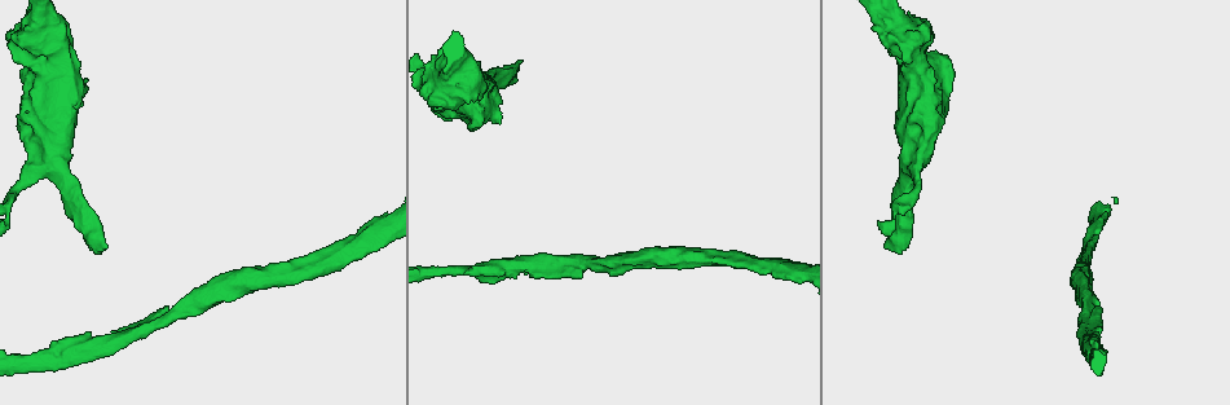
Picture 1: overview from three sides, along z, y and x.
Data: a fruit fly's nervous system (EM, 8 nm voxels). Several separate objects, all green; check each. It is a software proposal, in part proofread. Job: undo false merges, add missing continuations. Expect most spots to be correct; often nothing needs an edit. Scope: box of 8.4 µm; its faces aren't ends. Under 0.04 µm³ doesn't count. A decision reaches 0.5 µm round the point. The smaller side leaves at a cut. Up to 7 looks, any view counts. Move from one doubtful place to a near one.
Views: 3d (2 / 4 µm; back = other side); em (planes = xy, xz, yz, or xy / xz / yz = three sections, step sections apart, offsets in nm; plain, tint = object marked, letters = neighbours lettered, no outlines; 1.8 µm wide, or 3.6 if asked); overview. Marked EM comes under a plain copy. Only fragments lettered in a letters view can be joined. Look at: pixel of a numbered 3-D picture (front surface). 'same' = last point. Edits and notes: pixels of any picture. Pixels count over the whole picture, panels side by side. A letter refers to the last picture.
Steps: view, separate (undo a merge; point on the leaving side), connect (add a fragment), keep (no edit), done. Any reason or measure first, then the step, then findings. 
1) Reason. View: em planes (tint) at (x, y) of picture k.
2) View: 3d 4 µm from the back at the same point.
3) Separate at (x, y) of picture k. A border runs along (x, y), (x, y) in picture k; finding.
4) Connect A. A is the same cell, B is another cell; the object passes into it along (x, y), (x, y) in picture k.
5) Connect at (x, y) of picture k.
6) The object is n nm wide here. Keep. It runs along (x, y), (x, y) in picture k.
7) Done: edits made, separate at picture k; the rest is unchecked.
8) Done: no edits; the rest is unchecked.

Thick turns thin. View: em 3.6 µm planes (letters) at (37, 22) of picture 1.

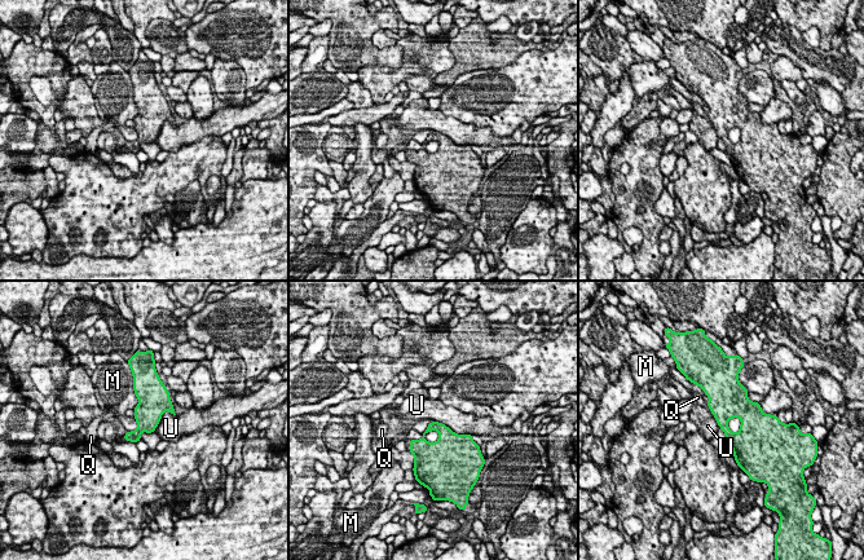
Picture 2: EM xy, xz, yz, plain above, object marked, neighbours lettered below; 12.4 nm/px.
The longest contact is with U, 550 nm. Keep. M, Q and U are other cells; a border runs along (433, 420), (457, 433), (472, 435) in picture 2; continuous, no second cell.

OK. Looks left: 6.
Thick turns thin. View: em 3.6 µm yz step 4 (tint) at (911, 161) of picture 1.

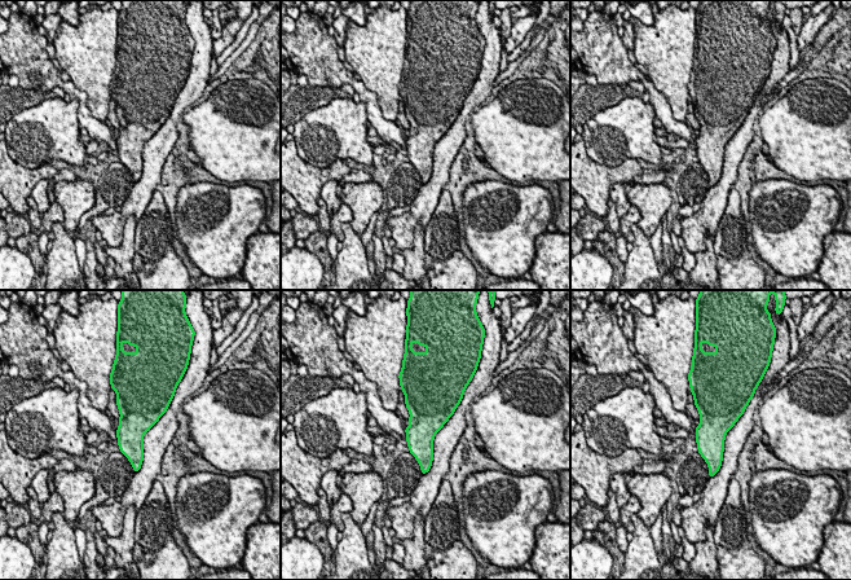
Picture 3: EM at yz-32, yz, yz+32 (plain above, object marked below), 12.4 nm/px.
View: em 3.6 µm xy step 8 (letters) at the same point.

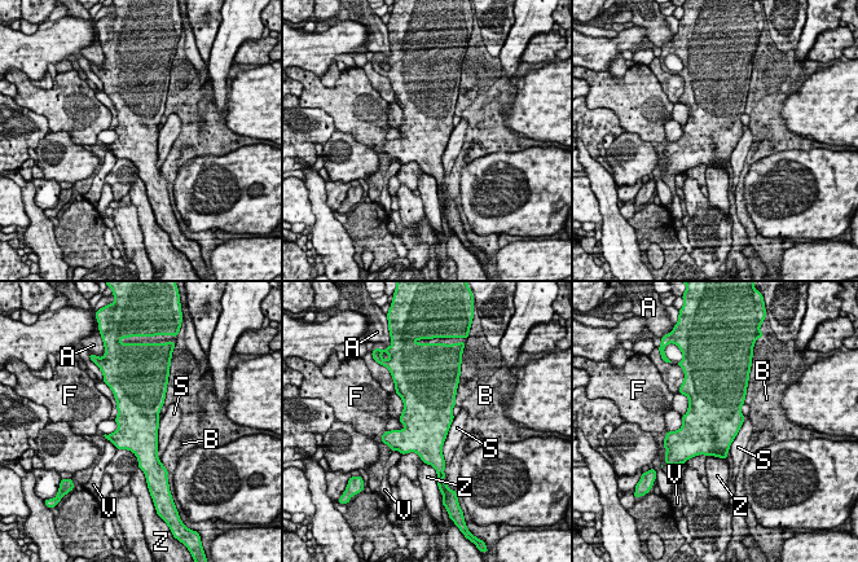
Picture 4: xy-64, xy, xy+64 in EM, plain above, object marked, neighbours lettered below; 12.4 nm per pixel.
The object is 500 nm wide here. Keep. A, B, F, S, V and Z are other cells; a border runs along (707, 455), (714, 455), (725, 460) in picture 4; all the same cell.

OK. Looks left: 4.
An open end. View: em xz step 4 (letters) at (883, 247) of picture 1.

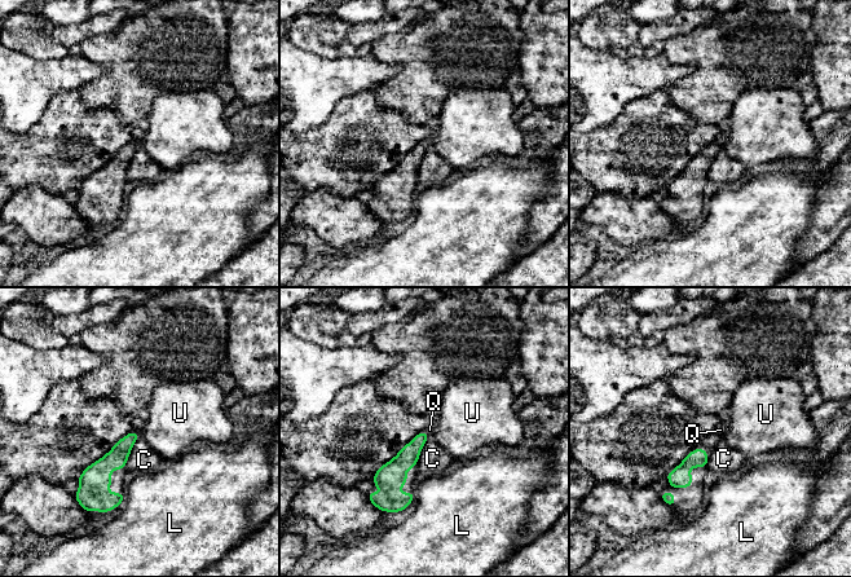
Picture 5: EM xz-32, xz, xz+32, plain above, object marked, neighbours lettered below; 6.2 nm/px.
Cut it another way. View: em planes (letters) at the same point.

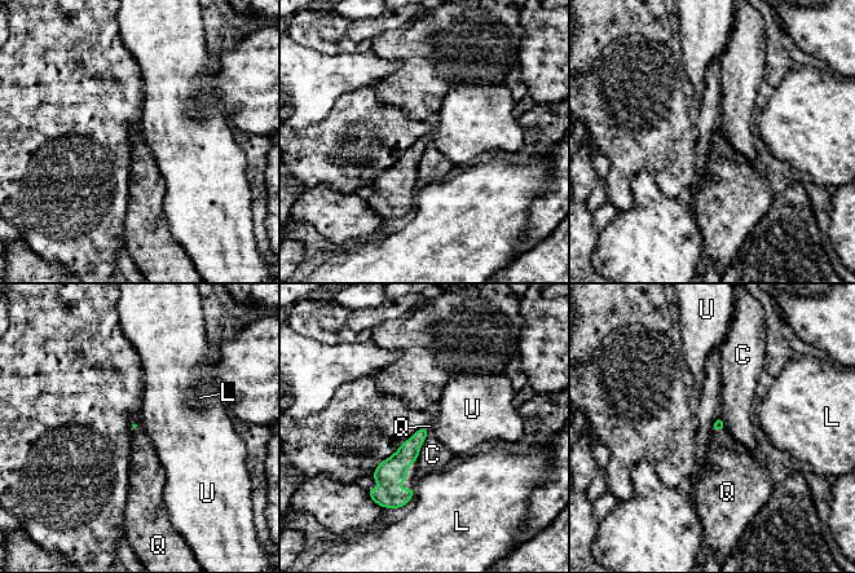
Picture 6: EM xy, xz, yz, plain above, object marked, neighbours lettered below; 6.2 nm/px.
The longest contact is with C, 130 nm. Connect Q. Q is the same cell, C, L and U are other cells; the cell continues.

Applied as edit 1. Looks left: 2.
Done: edits made, connect at picture 6; the rest is unchecked.

